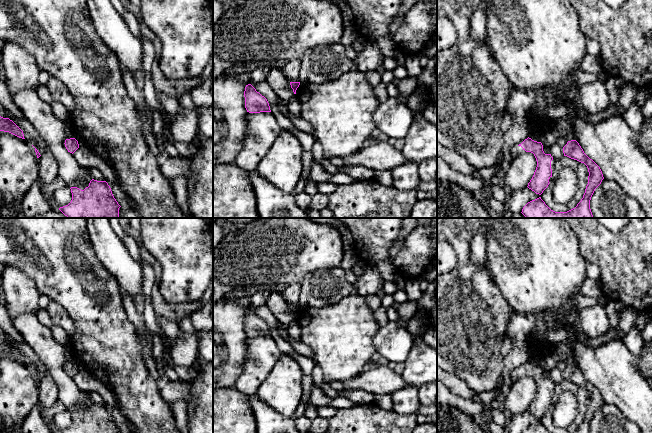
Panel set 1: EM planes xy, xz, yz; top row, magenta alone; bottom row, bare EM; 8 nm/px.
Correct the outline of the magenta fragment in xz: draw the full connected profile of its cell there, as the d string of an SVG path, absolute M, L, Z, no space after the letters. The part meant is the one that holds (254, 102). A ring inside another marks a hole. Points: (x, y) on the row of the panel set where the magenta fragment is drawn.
M248 84L244 91L245 108L249 113L271 112L267 99Z

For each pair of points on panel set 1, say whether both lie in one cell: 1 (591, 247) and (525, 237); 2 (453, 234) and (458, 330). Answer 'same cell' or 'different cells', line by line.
1: different cells
2: same cell

